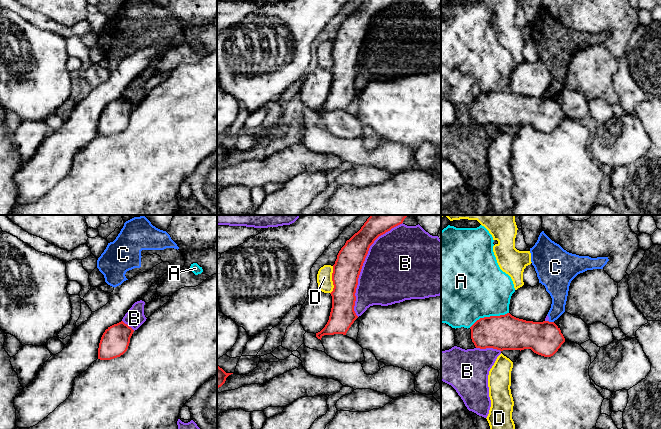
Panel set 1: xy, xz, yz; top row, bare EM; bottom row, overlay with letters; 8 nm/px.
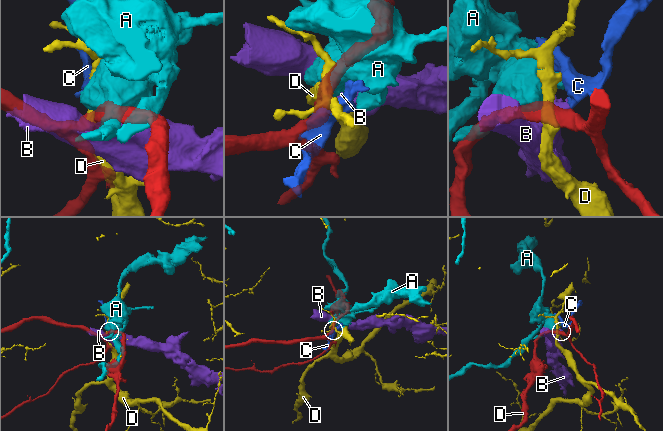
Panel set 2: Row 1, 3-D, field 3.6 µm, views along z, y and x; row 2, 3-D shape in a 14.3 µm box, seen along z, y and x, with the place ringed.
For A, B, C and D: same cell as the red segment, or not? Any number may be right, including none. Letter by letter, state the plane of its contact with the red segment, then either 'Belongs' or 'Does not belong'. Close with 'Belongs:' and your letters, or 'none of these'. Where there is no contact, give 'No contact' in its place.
A: Touches red in yz. Does not belong
B: Touches red in xz. Does not belong
C: Touches red in yz. Does not belong
D: Touches red in xz. Does not belong
Belongs: none of these

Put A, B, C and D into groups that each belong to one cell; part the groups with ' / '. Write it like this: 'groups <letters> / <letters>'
groups A / B C / D

